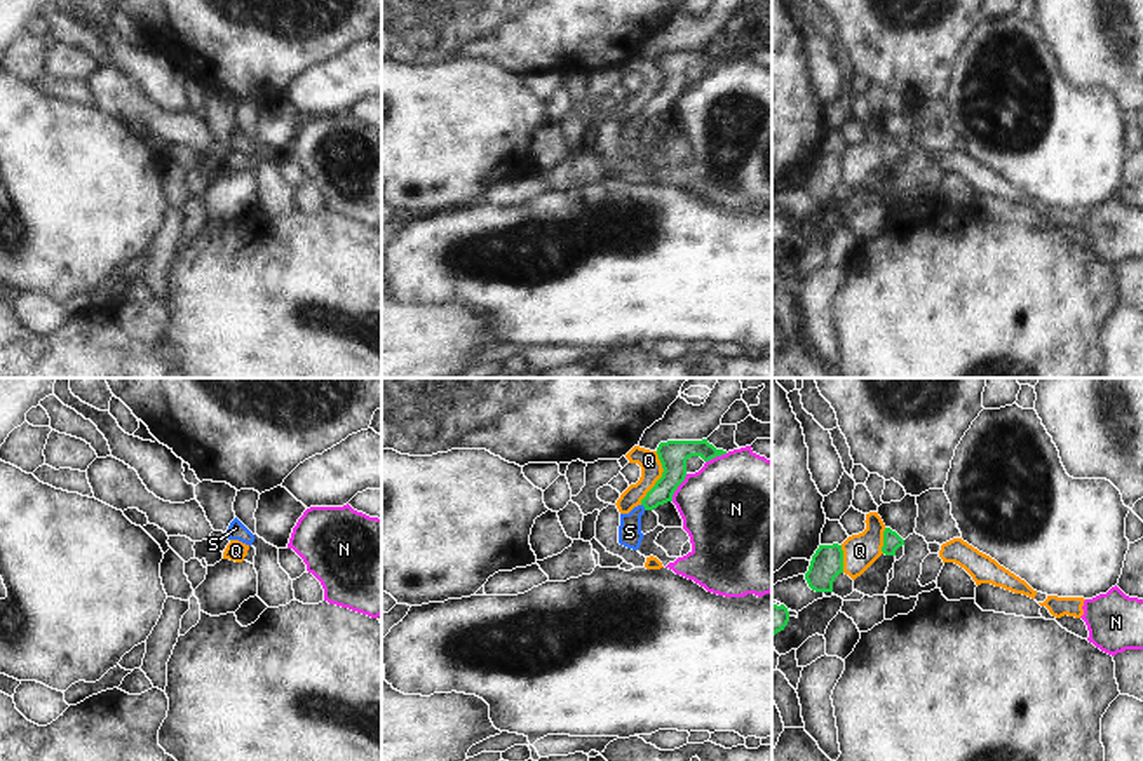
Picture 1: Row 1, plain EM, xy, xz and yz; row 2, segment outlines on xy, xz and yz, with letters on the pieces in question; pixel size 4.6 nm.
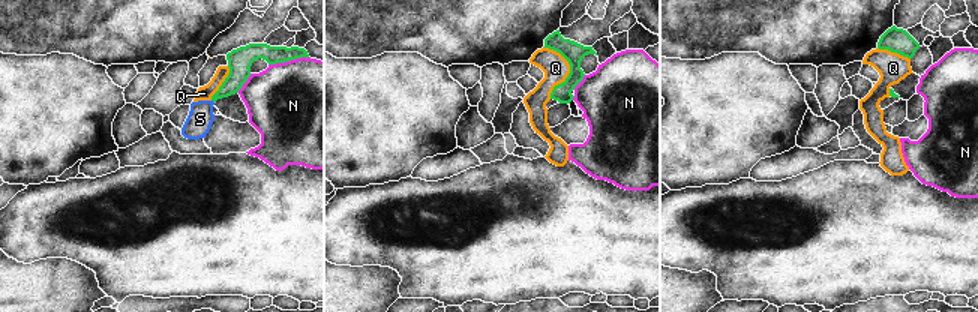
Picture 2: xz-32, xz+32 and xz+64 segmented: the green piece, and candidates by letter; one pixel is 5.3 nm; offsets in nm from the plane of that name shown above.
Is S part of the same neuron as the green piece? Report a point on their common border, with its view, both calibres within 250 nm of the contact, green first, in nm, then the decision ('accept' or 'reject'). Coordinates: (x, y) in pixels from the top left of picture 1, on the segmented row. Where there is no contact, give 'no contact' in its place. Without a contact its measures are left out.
contact xz (643, 505); calibres 120 and 110 nm; accept

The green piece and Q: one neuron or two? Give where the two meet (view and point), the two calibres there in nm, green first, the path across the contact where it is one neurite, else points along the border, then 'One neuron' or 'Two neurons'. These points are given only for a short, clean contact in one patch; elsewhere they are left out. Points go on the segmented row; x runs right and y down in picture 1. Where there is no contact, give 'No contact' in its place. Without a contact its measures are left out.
Touches green at xz (661, 478). Thickness 140 nm (green) against 100 nm. Boundary: xz (657, 451), (662, 476), (640, 504). Two neurons.

